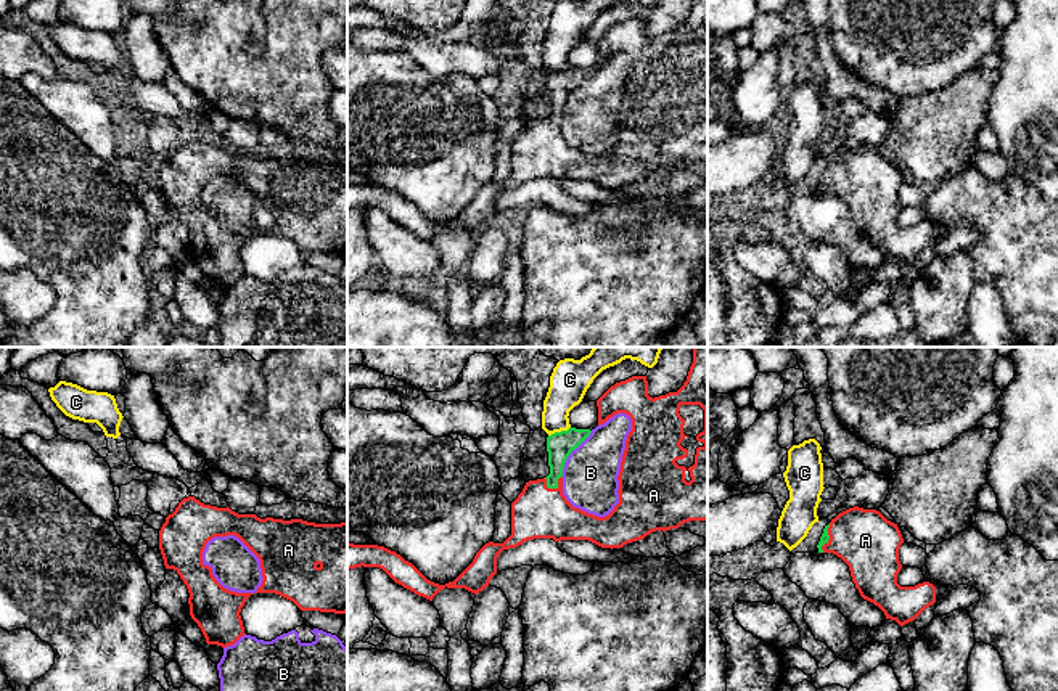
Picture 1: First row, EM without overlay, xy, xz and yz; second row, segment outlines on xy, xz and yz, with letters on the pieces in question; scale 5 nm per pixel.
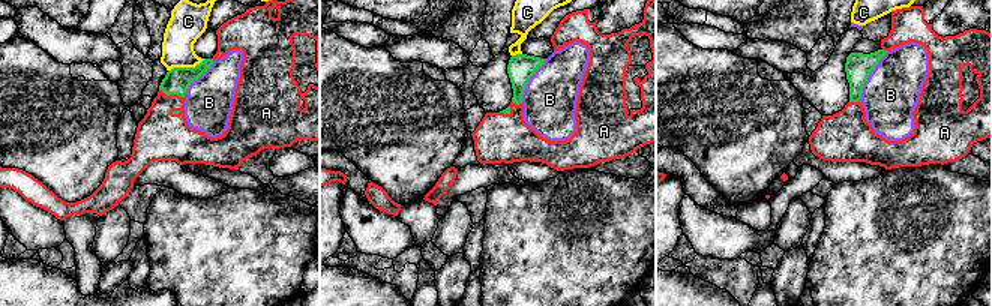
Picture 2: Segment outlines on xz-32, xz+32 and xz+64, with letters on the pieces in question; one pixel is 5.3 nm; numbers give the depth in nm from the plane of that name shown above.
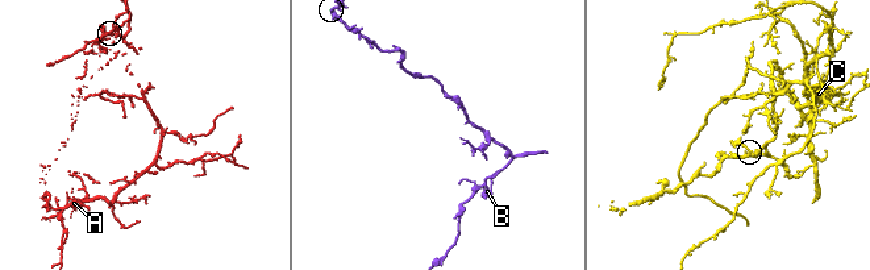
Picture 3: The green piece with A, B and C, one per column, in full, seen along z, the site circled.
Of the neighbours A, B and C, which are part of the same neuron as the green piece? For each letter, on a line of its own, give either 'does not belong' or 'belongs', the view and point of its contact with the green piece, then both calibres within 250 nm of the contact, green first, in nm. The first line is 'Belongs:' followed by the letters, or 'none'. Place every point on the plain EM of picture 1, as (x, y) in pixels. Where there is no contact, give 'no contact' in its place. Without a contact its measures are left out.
Belongs: A
A: belongs; contact xz (555, 127); calibres 130 and 260 nm
B: does not belong; contact xz (570, 94); calibres 130 and 280 nm
C: does not belong; contact xz (558, 73); calibres 130 and 190 nm

